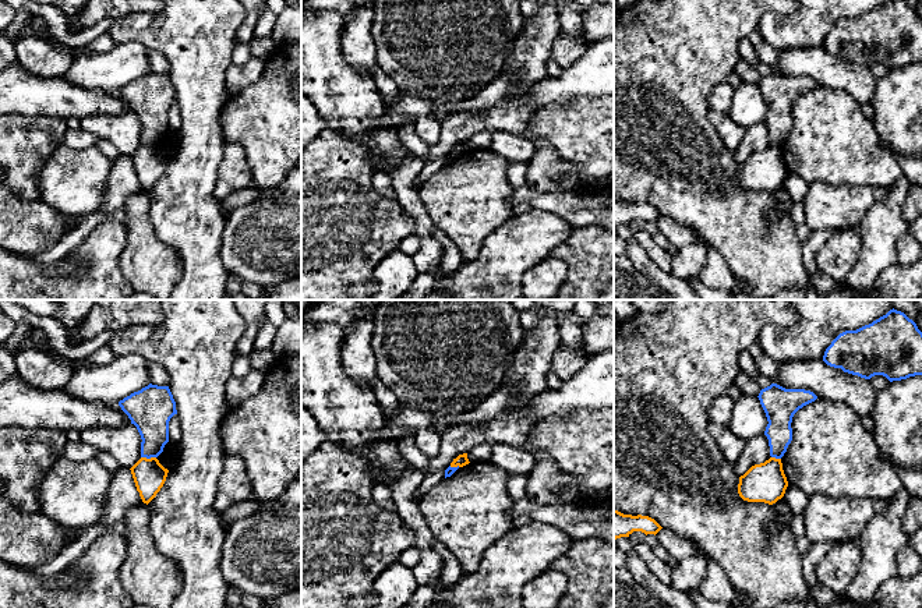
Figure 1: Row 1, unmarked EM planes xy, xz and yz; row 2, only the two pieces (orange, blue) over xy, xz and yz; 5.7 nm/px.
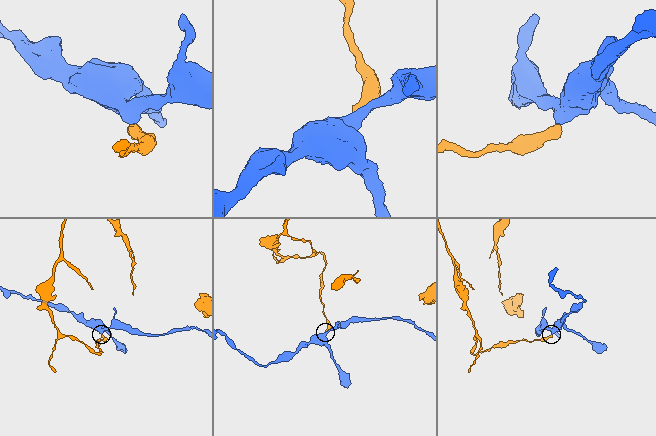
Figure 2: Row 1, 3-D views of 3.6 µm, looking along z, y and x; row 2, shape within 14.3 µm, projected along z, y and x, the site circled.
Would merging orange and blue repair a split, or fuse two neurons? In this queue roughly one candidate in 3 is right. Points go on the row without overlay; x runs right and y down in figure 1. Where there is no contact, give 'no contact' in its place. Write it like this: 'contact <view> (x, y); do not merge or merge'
contact xy (148, 147); do not merge

